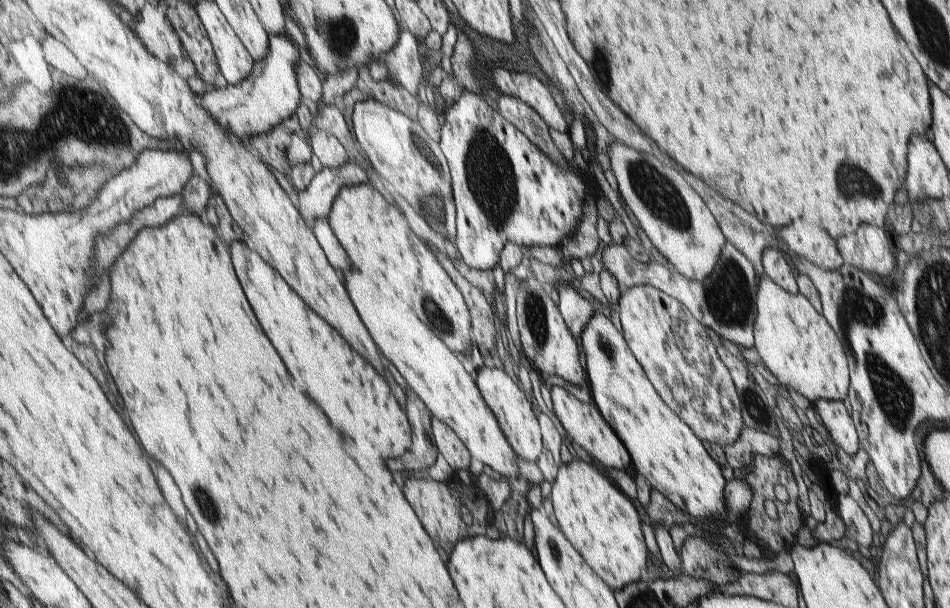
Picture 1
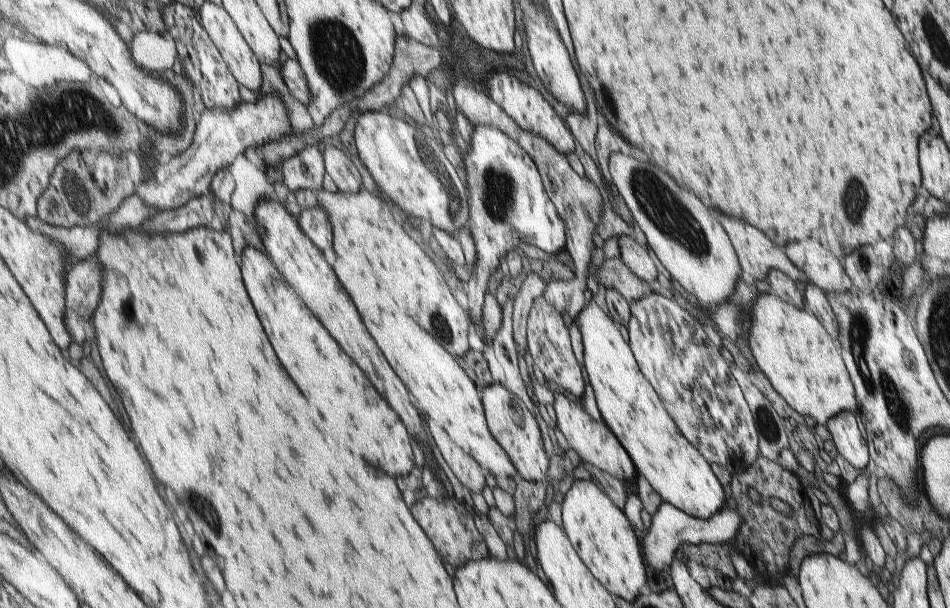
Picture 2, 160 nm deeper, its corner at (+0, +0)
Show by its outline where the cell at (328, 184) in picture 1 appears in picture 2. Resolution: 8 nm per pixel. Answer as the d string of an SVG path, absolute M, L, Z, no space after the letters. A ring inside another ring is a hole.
M317 204L317 208L305 208L299 216L301 227L304 228L305 234L313 240L313 244L319 250L334 249L334 231L331 218L327 216L325 208Z

